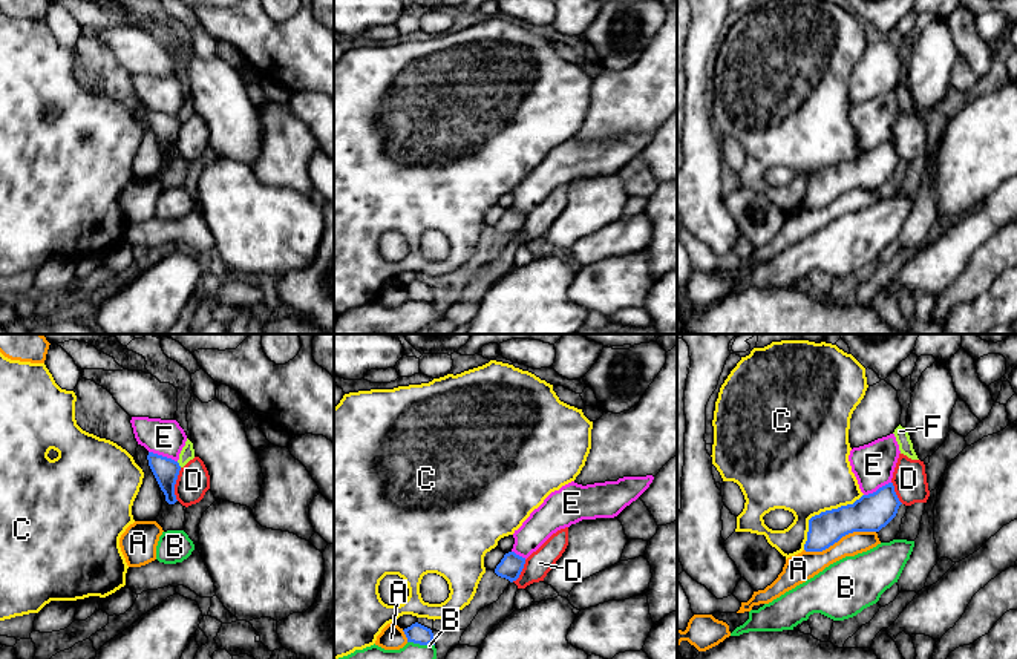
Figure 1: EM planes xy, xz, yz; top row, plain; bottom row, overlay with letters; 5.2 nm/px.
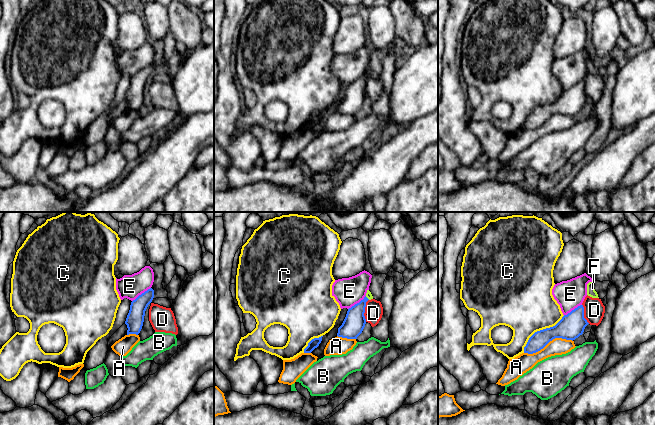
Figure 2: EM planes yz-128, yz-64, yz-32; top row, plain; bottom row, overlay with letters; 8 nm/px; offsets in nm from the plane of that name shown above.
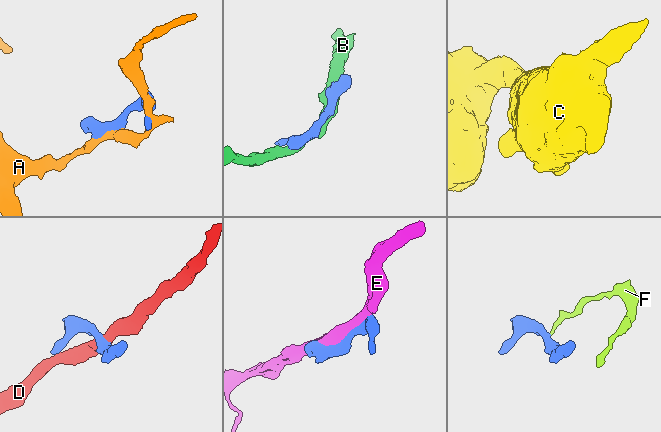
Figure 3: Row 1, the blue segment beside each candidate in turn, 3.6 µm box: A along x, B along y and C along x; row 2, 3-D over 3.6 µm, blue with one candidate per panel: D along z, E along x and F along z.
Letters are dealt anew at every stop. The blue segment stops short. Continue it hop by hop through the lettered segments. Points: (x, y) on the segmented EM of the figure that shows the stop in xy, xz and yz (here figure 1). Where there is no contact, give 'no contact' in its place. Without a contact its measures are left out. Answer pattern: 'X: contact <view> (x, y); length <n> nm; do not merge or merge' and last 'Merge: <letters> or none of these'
A: contact yz (840, 538); length 400 nm; do not merge
B: contact xz (421, 644); length 150 nm; do not merge
C: contact yz (821, 512); length 440 nm; do not merge
D: contact xy (175, 483); length 180 nm; do not merge
E: contact xy (161, 455); length 160 nm; do not merge
F: contact xy (178, 465); length 40 nm; do not merge
Merge: none of these

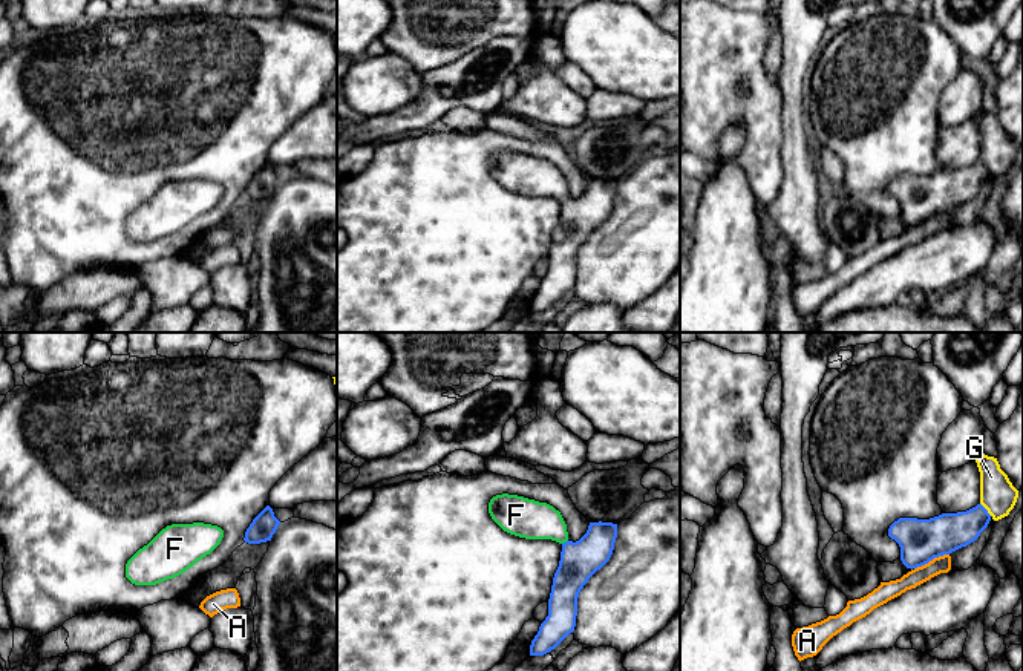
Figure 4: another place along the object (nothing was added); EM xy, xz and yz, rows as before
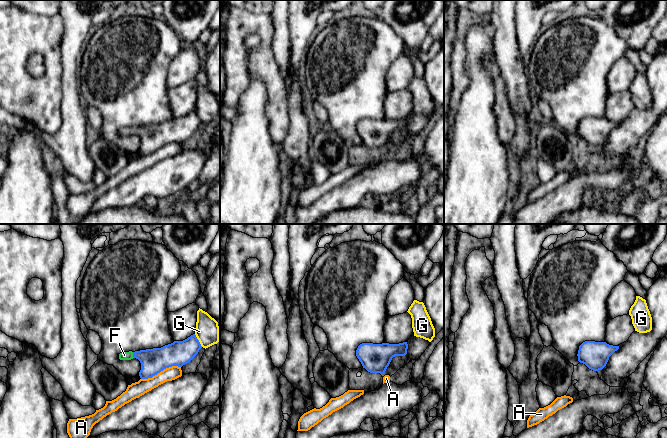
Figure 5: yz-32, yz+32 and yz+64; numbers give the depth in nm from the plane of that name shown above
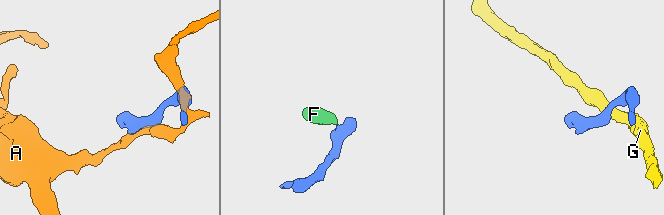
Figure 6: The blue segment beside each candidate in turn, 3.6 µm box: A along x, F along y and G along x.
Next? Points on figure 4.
A: contact yz (931, 559); length 200 nm; do not merge
F: contact xz (564, 543); length 40 nm; merge
G: contact yz (985, 509); length 90 nm; do not merge
Merge: F

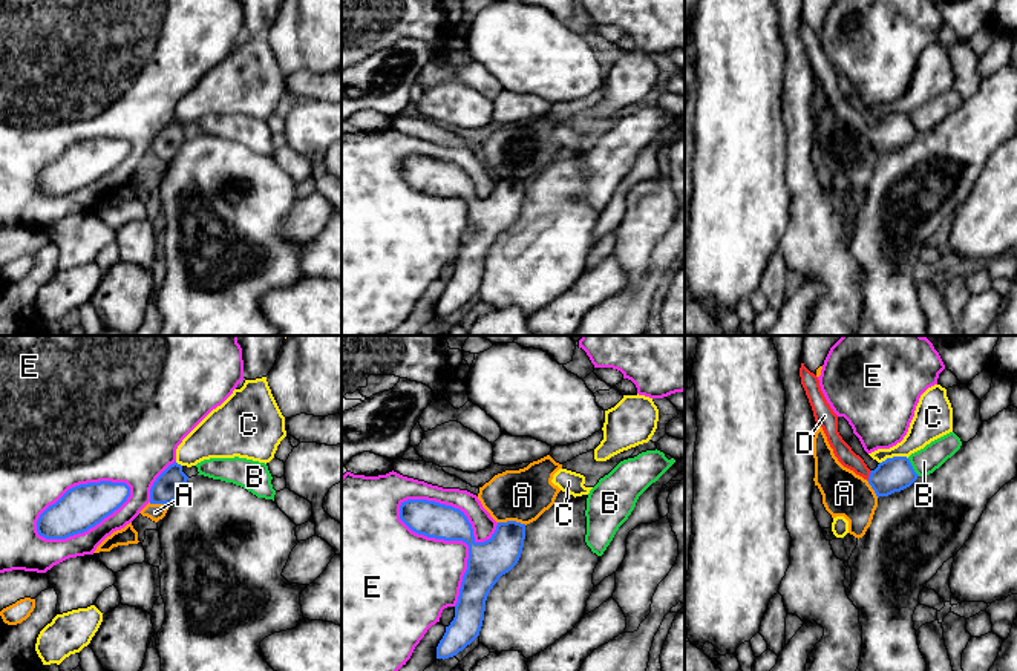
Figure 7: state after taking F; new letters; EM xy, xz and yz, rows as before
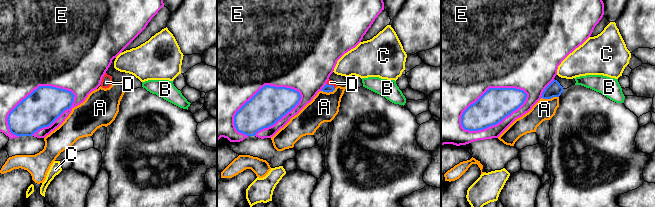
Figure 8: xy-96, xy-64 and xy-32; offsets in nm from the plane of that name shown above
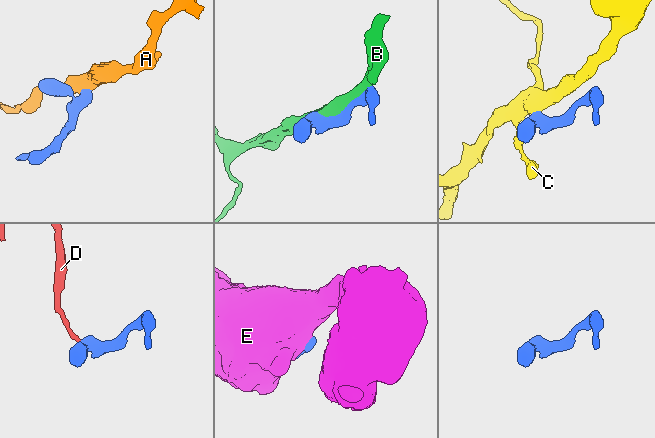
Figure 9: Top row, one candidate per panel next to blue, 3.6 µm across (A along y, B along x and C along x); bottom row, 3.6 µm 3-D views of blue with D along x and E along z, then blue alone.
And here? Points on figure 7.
A: contact xz (512, 521); length 150 nm; do not merge
B: contact yz (912, 468); length 120 nm; do not merge
C: contact yz (893, 457); length 160 nm; do not merge
D: contact yz (870, 475); length 60 nm; merge
E: contact xz (454, 540); length 600 nm; do not merge
Merge: D

